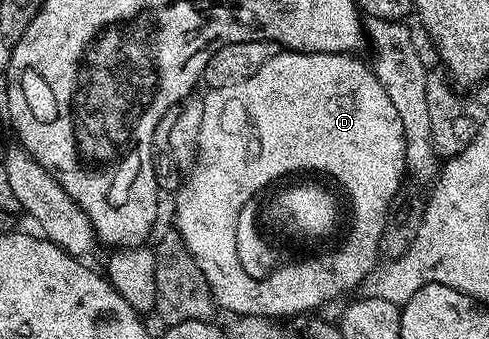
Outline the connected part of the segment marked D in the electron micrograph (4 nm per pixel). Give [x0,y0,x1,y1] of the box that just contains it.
[173,50,407,320]

